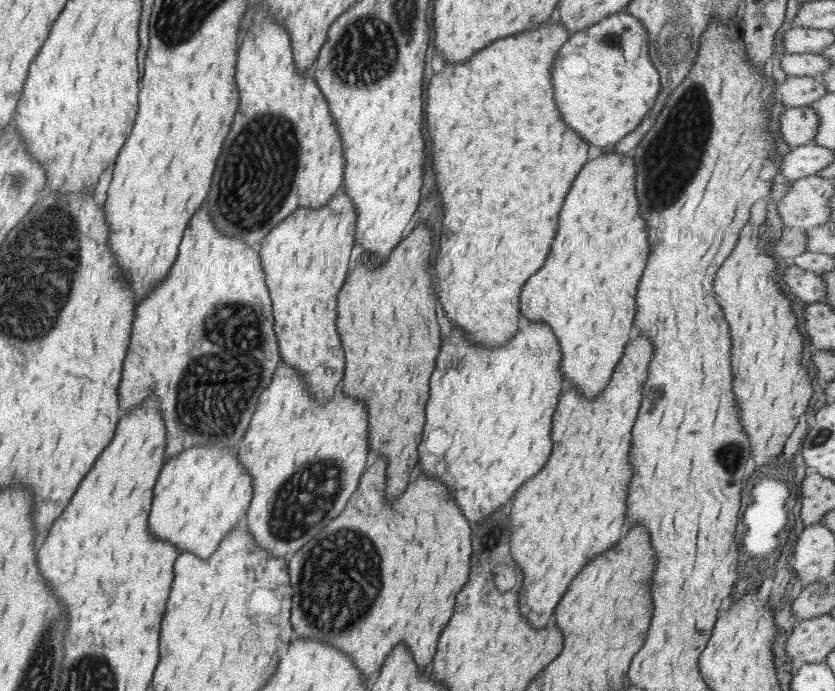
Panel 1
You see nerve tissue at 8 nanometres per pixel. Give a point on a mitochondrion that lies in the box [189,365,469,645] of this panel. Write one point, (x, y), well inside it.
(324, 589)

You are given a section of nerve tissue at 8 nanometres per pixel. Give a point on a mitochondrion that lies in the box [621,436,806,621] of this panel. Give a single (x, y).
(730, 456)

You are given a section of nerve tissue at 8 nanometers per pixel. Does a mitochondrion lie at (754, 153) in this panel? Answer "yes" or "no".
no

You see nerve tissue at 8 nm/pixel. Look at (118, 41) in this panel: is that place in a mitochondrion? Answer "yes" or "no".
no

